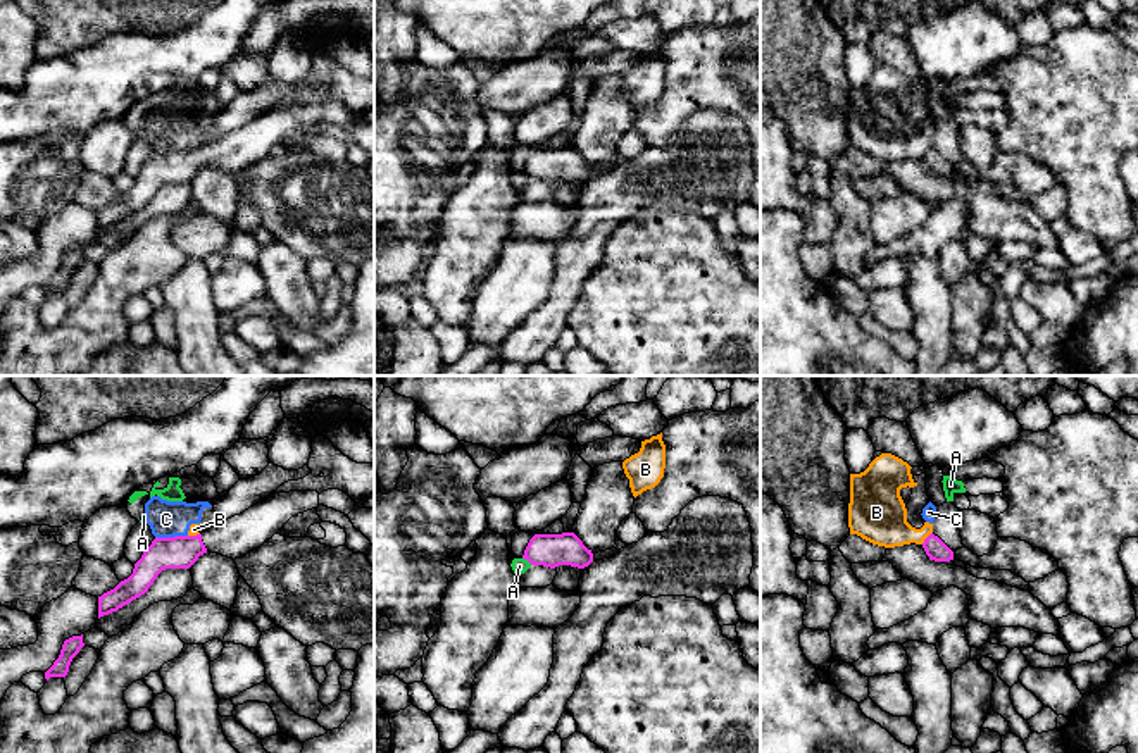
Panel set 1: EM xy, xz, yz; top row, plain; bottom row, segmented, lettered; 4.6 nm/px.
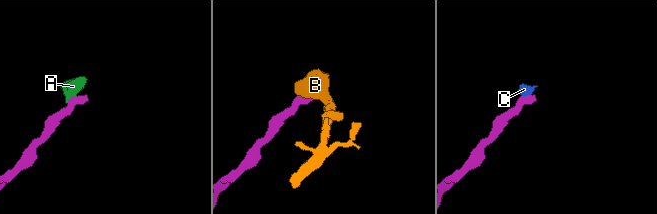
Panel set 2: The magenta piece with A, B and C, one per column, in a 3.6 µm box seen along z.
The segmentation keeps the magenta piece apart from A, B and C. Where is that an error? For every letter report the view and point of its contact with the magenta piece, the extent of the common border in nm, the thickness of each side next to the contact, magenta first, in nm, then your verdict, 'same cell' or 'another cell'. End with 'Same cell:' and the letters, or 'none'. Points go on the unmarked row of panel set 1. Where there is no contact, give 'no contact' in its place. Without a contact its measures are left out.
A: xz (528, 174) | 60 nm | 160/80 nm | another cell
B: yz (926, 152) | 80 nm | 100/260 nm | another cell
C: xy (171, 152) | 150 nm | 160/170 nm | another cell
Same cell: none

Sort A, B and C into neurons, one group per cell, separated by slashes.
A B C

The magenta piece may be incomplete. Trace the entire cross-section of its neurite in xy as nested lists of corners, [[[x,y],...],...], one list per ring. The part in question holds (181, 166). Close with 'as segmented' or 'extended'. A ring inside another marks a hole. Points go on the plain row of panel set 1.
[[[317,105],[274,107],[202,148],[155,152],[133,188],[98,210],[98,233],[145,208],[162,184],[190,183],[207,165],[241,172],[267,157],[291,131],[317,121]]]; extended

